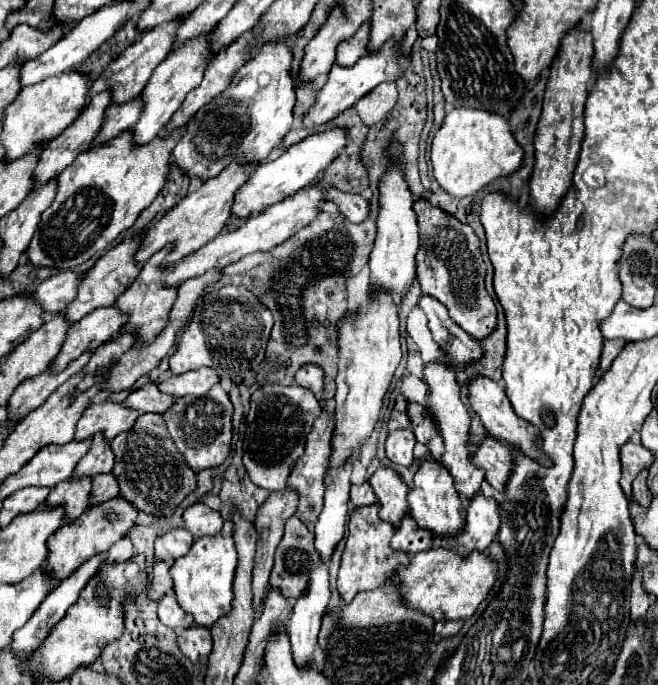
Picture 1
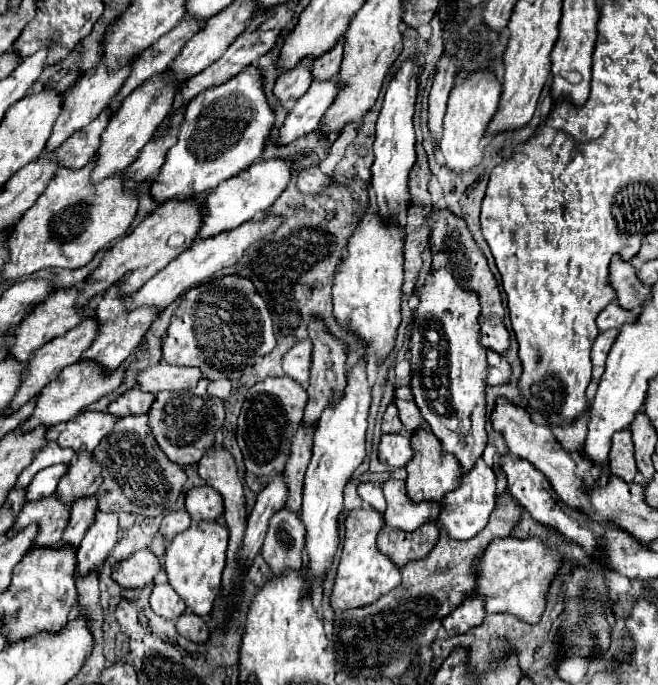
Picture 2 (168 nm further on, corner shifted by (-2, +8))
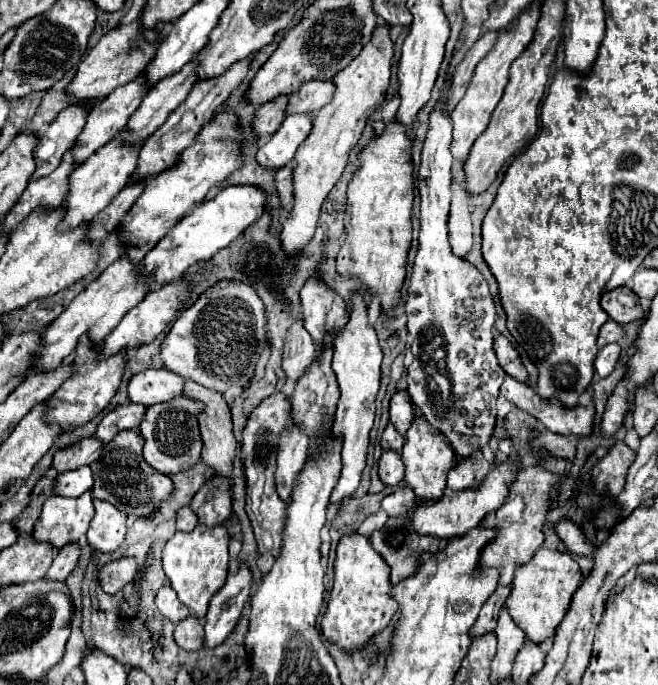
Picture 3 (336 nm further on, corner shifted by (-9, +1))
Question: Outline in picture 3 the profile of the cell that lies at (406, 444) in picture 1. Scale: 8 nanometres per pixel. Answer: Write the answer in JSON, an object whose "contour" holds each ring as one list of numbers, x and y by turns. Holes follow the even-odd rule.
{"contour":[[385,450,381,460,379,460,379,480,385,486,395,486,403,480,405,466,401,462,401,456,393,450]]}

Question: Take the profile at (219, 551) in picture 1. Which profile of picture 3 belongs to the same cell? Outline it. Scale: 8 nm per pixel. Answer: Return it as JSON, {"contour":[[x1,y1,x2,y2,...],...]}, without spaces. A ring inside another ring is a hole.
{"contour":[[197,524,191,532,175,532,175,536,163,548,163,570,177,592,179,600,189,606,189,610,203,620,209,600,227,580,227,564,229,564,229,532,225,526,205,526]]}

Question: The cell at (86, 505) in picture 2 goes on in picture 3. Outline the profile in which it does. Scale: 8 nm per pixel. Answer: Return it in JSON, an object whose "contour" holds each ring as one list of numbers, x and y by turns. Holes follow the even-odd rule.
{"contour":[[69,544,69,546,61,548,57,558,53,560,51,568,45,574,45,580,63,582,73,572,73,568,77,566,77,560,79,560,79,546,77,544]]}

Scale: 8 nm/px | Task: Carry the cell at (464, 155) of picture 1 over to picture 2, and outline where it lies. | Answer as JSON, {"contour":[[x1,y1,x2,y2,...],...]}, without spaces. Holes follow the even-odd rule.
{"contour":[[480,71,474,73,466,79,462,79,450,93,446,115,444,115,444,131,442,131,442,141,440,149,446,159,446,167,454,171,456,175,468,173,470,169,478,167,484,161,484,149,490,137,486,137,488,125,496,115,498,103,500,103,500,93,502,85,498,83,496,75,490,71]]}

